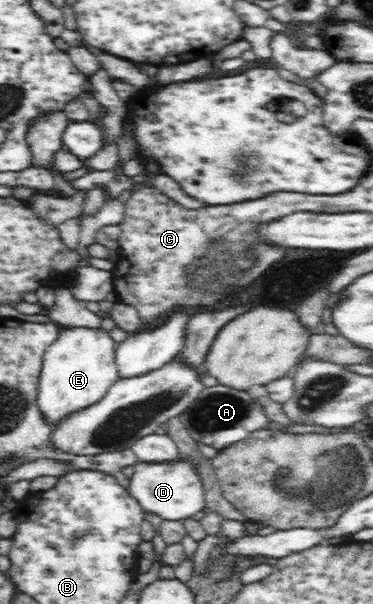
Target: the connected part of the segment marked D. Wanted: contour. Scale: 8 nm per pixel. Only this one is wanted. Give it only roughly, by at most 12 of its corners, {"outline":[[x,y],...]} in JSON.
{"outline":[[193,456],[139,462],[128,492],[173,522],[206,507]]}

